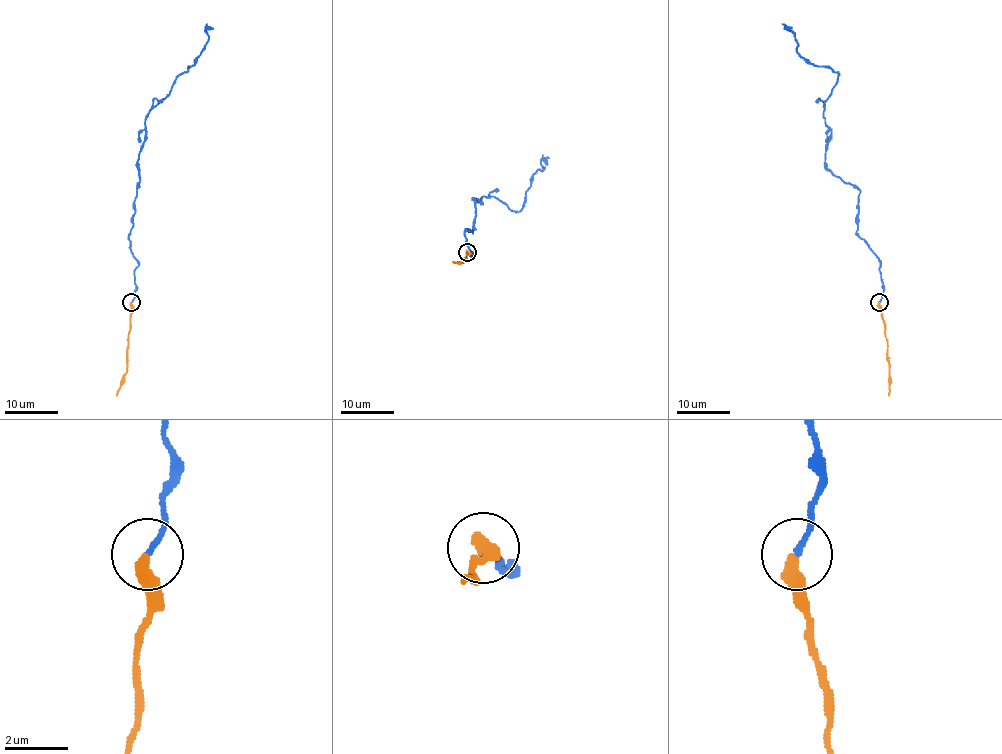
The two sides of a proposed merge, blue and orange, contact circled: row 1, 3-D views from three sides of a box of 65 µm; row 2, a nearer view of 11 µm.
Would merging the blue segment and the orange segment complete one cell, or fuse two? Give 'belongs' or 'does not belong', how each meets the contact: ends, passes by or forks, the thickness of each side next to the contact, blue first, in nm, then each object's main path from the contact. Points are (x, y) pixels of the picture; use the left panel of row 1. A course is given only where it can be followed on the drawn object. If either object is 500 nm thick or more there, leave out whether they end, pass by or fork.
belongs; blue ends there; orange ends there; 160 nm thick on the blue side, 400 nm on the other; blue runs (131, 302), (138, 260), (130, 248), (130, 232), (146, 116), (202, 51), (206, 23); orange runs (131, 302), (127, 372), (117, 396)

